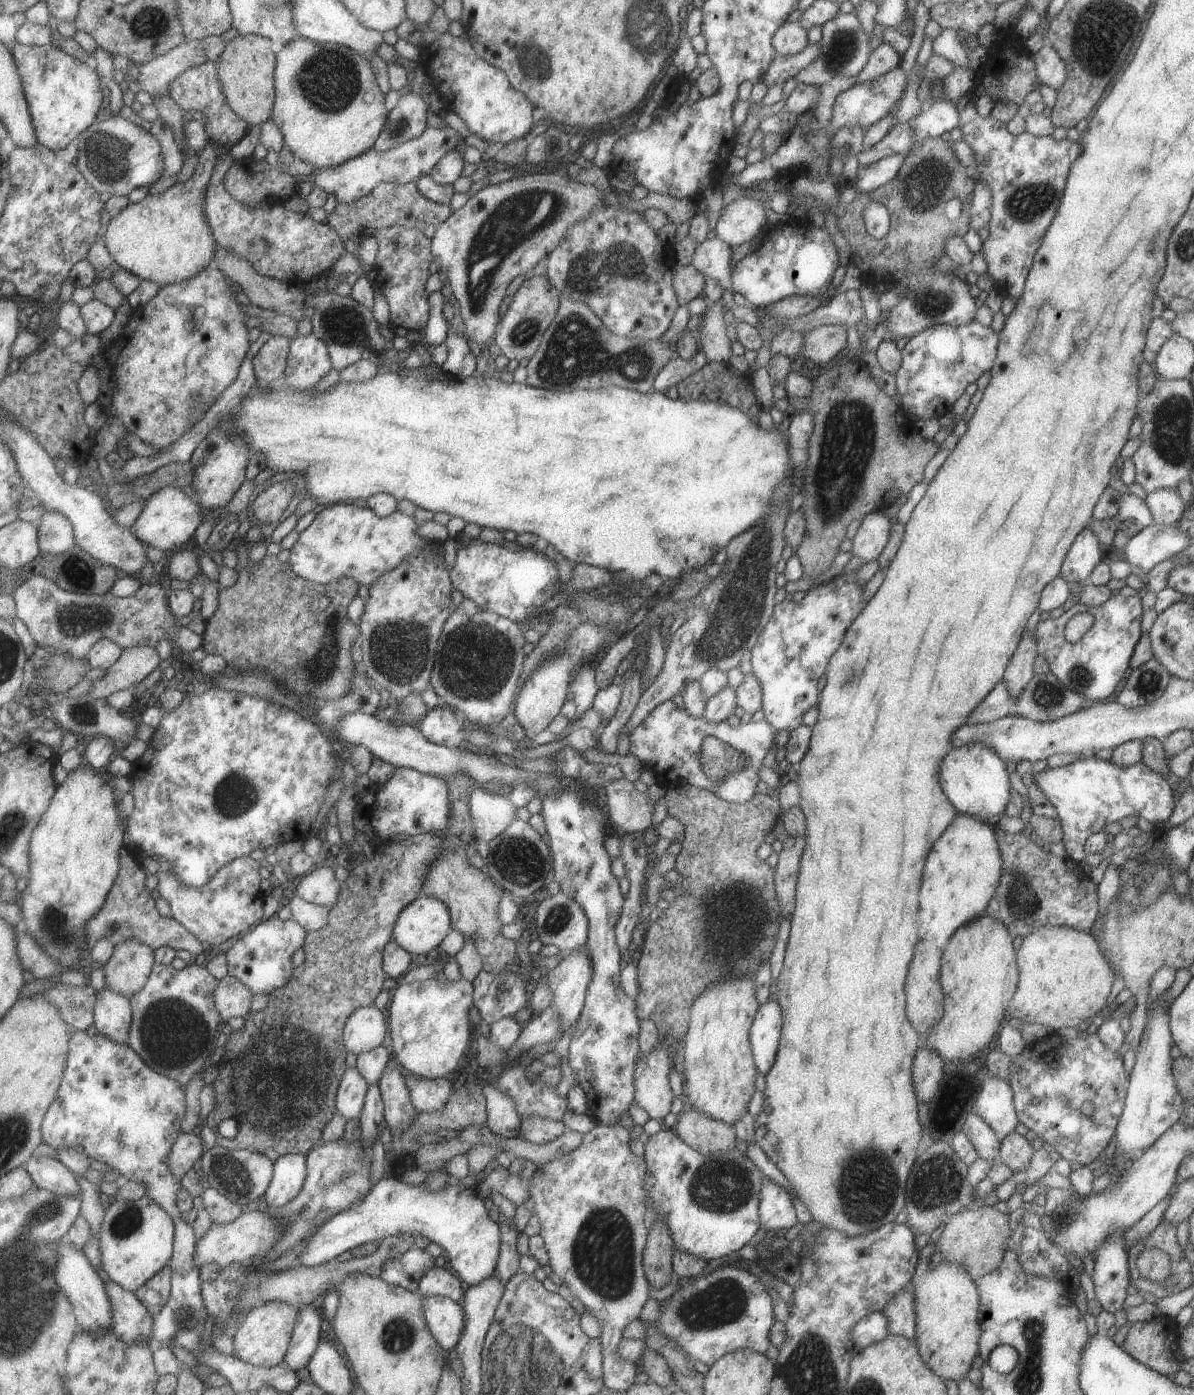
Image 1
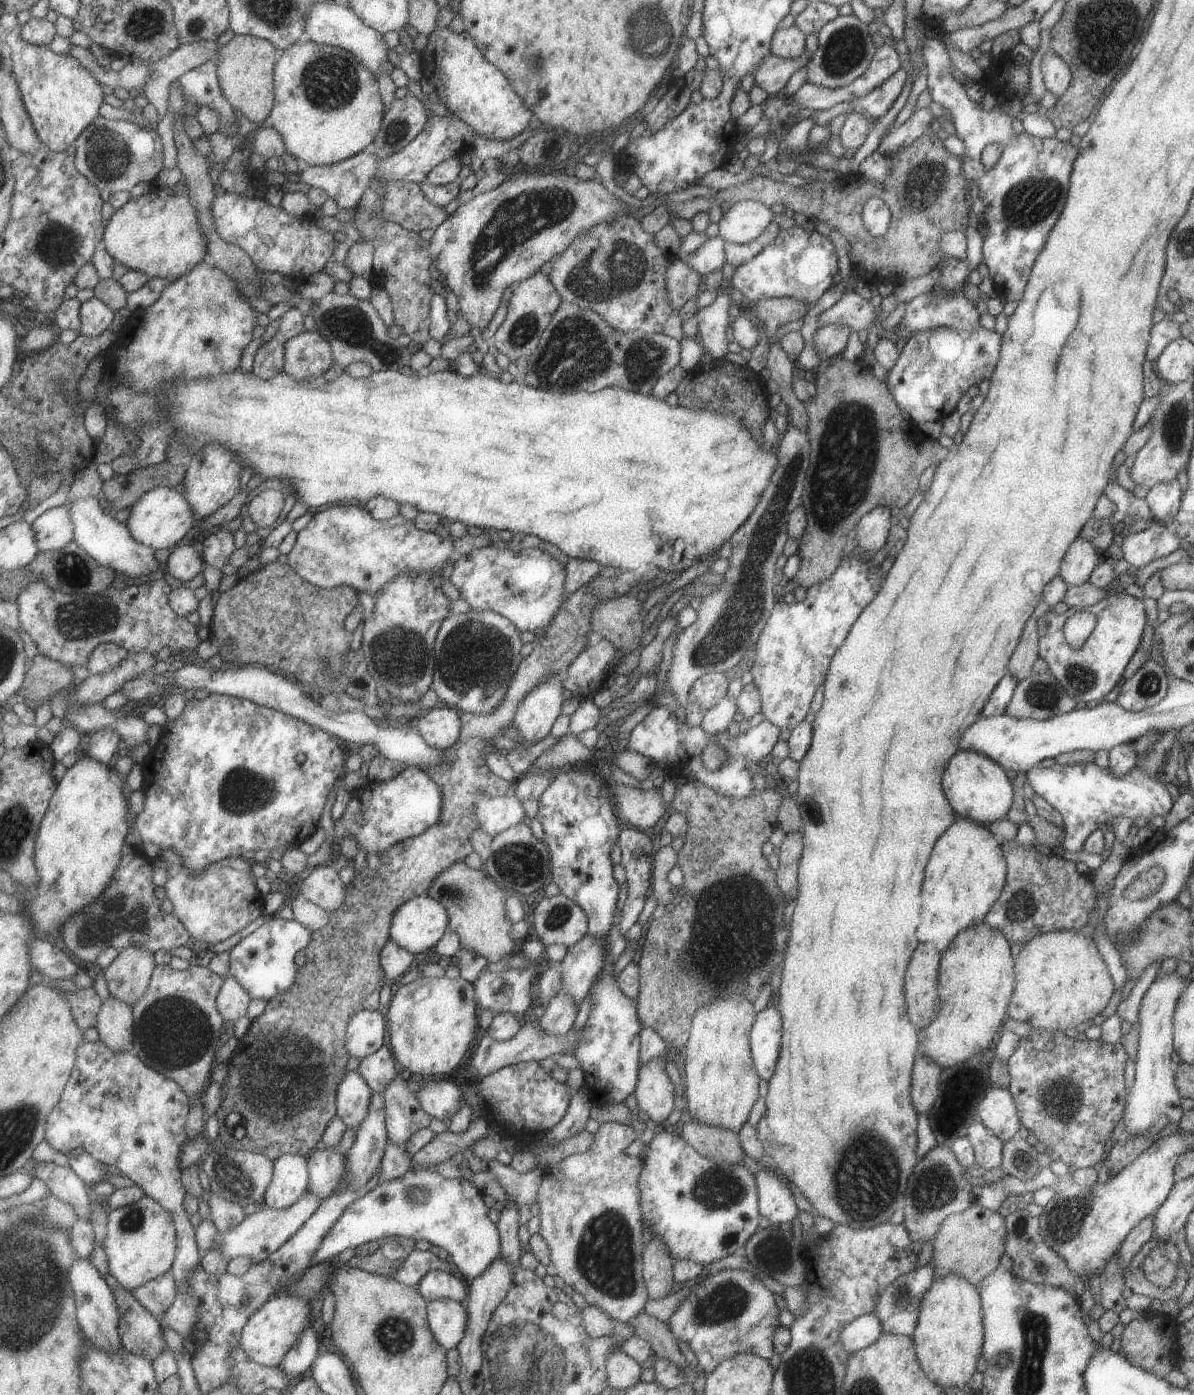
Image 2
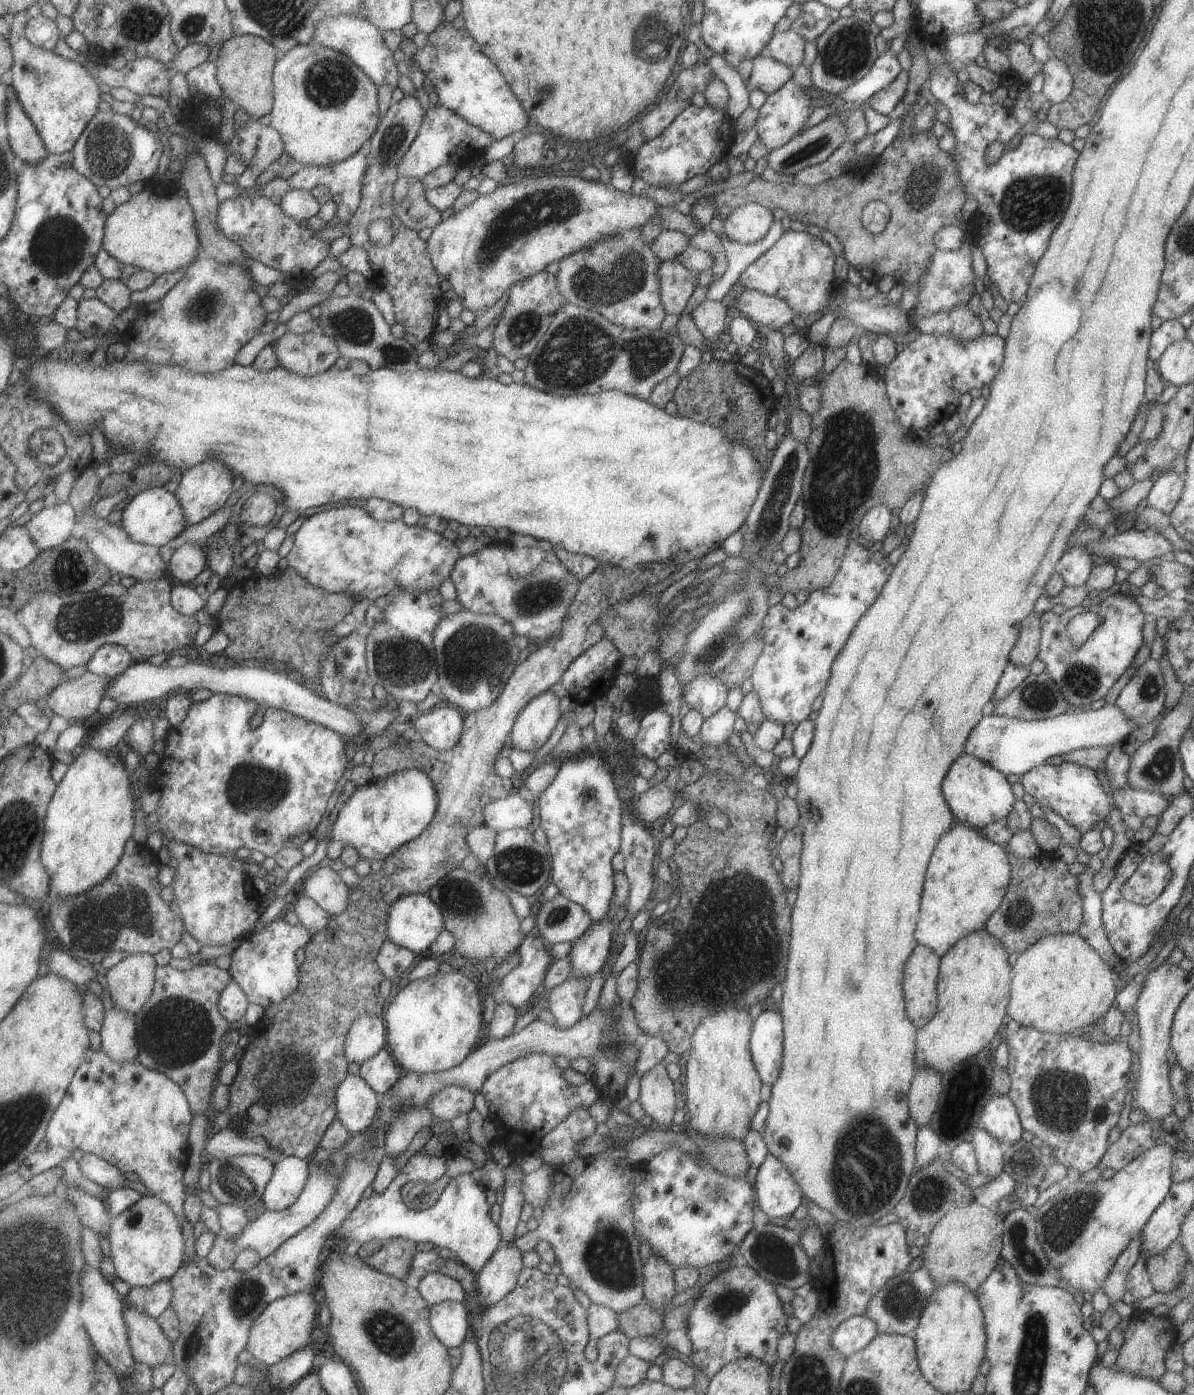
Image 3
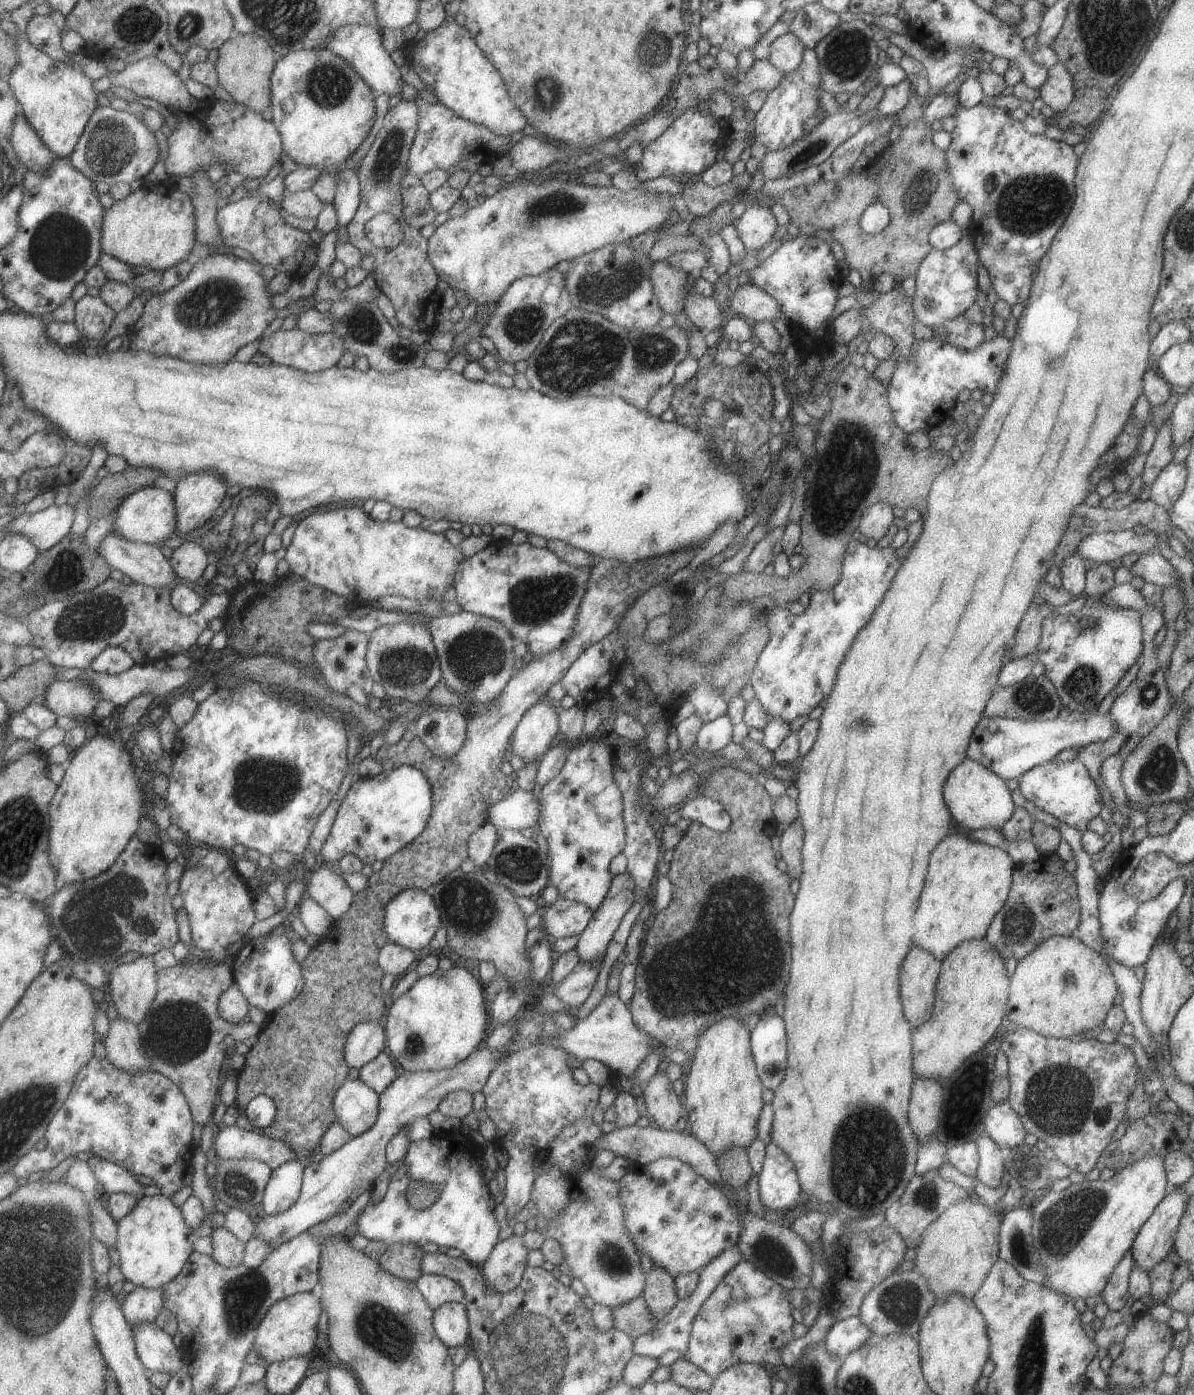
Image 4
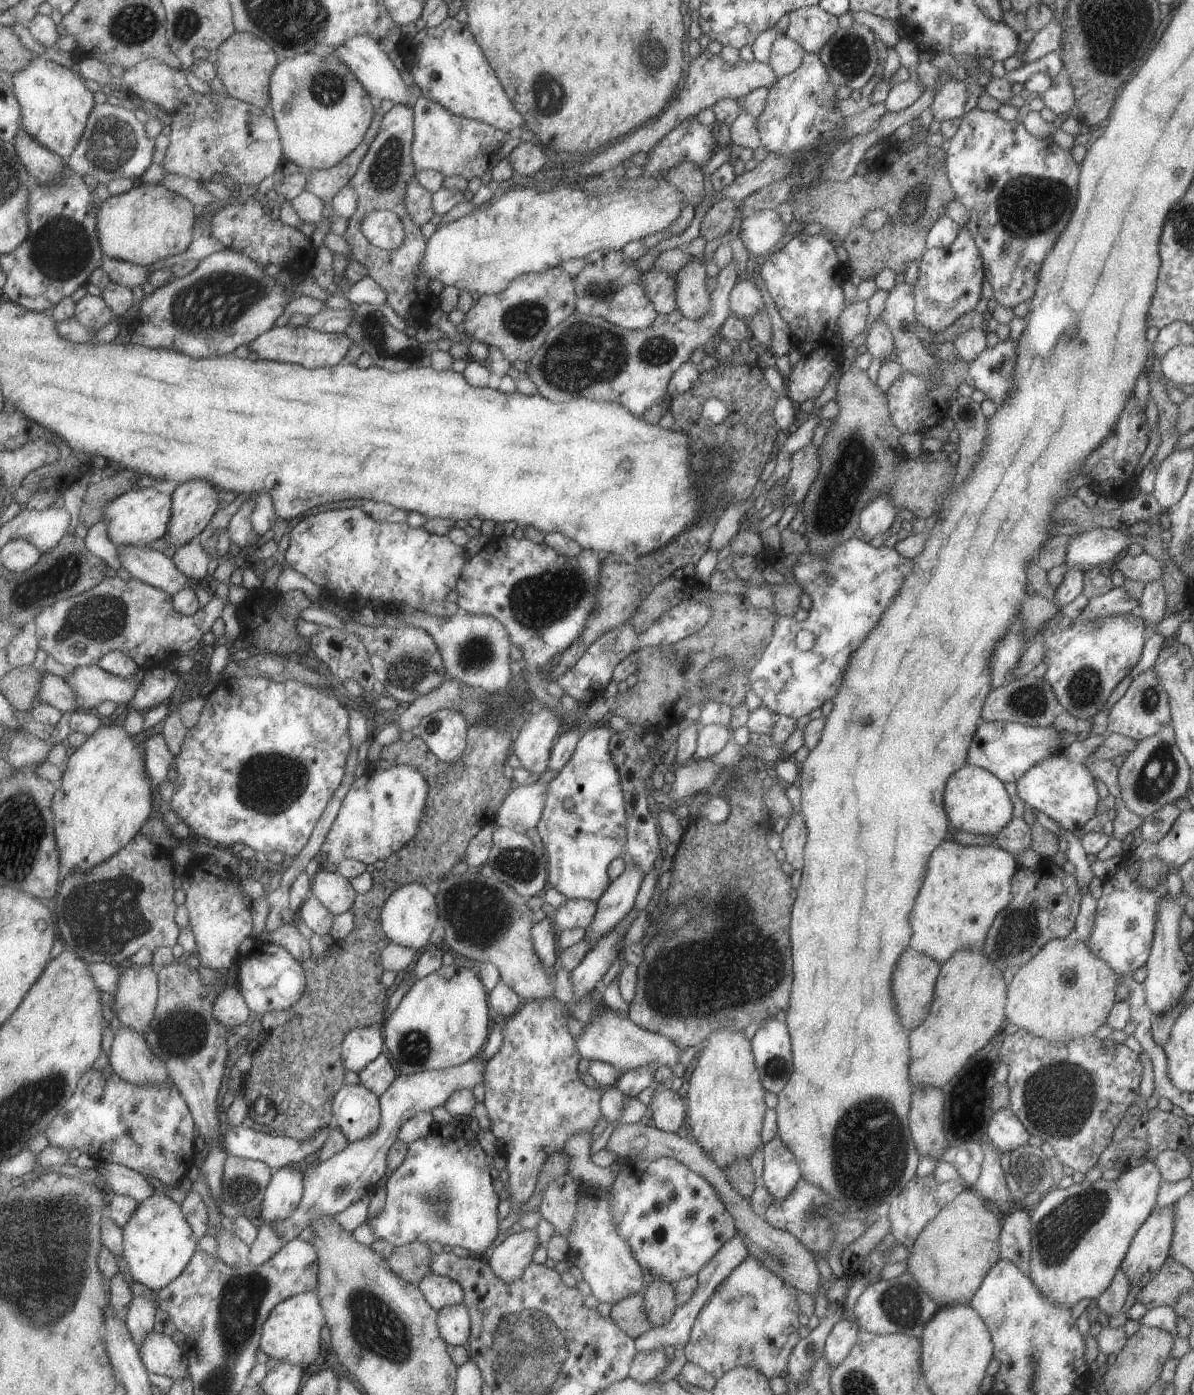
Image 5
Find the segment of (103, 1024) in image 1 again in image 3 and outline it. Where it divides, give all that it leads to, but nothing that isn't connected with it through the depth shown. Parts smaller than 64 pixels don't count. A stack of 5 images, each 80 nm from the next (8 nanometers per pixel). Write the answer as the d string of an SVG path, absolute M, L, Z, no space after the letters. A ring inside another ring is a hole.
M113 1006L106 1012L104 1027L100 1032L101 1048L120 1063L139 1060L137 1029L136 1016L133 1013Z

